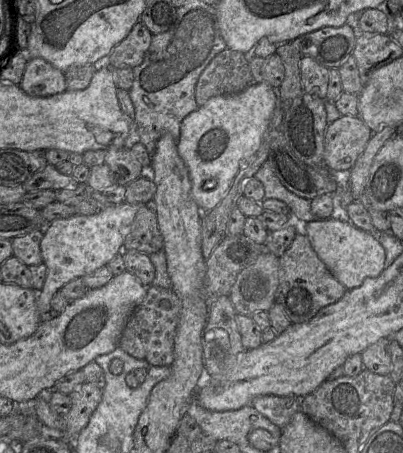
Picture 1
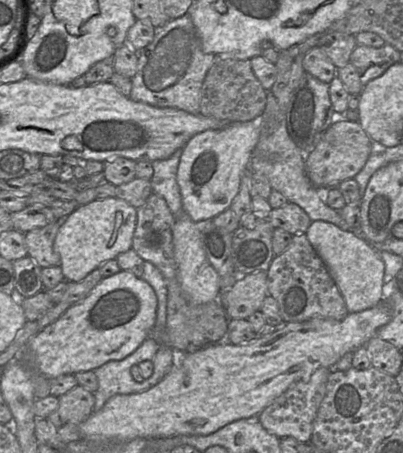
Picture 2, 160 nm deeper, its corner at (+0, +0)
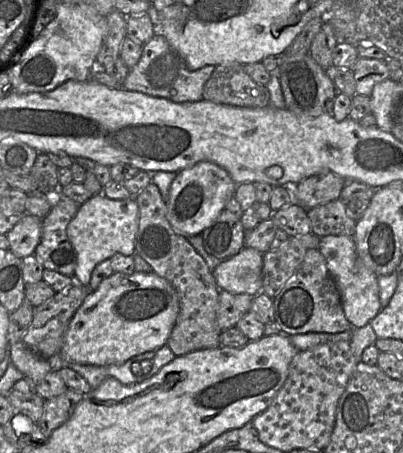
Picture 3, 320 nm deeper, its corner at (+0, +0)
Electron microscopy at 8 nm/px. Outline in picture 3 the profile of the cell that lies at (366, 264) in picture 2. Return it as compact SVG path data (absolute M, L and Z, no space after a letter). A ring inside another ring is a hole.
M351 236L320 237L318 250L325 257L327 268L339 290L344 314L353 328L362 328L382 310L379 298L378 275L369 269L357 254Z

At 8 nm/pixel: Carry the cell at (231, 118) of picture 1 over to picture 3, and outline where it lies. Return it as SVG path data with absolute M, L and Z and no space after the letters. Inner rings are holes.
M202 161L181 170L170 187L167 202L167 219L175 233L184 237L201 234L224 211L227 202L234 196L237 183L221 166Z

